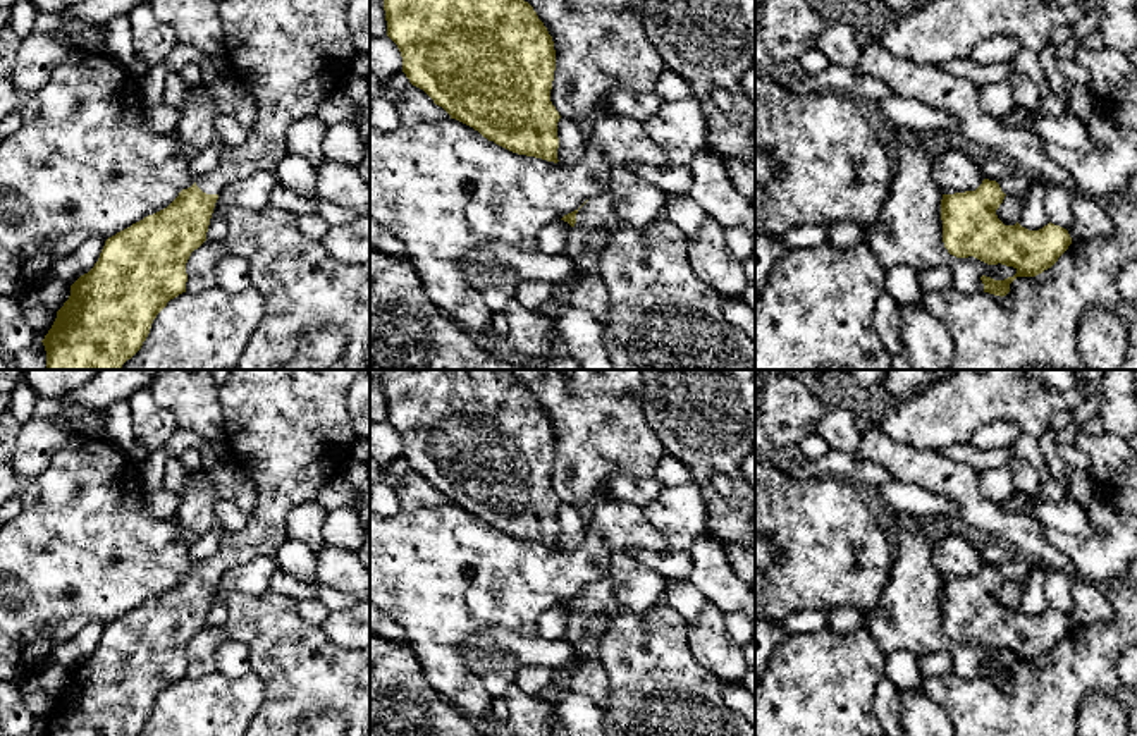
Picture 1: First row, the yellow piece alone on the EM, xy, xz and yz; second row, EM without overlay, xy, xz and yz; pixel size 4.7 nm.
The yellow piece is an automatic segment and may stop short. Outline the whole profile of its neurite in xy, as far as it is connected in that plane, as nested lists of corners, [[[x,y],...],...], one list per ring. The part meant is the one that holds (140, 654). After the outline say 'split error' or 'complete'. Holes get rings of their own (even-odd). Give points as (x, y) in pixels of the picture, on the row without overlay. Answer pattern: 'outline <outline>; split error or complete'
outline [[[232,370],[218,389],[224,408],[224,439],[255,487],[255,507],[241,530],[220,528],[220,547],[208,559],[182,574],[163,595],[144,602],[105,626],[95,652],[71,671],[71,681],[41,726],[45,736],[139,736],[151,708],[167,688],[186,678],[186,648],[206,626],[210,604],[218,580],[234,566],[256,557],[273,557],[287,540],[287,514],[299,504],[315,502],[320,485],[337,475],[339,461],[349,456],[356,432],[347,413],[347,392],[358,375],[370,370]]]; split error

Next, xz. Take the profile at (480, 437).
outline [[[382,370],[382,382],[387,421],[397,430],[413,471],[489,526],[559,547],[561,500],[550,487],[556,435],[528,387],[507,370]]]; complete

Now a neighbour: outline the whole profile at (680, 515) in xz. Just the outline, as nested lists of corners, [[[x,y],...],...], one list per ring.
[[[690,480],[679,487],[664,487],[643,512],[664,537],[669,550],[681,552],[707,537],[709,502],[700,483]]]

